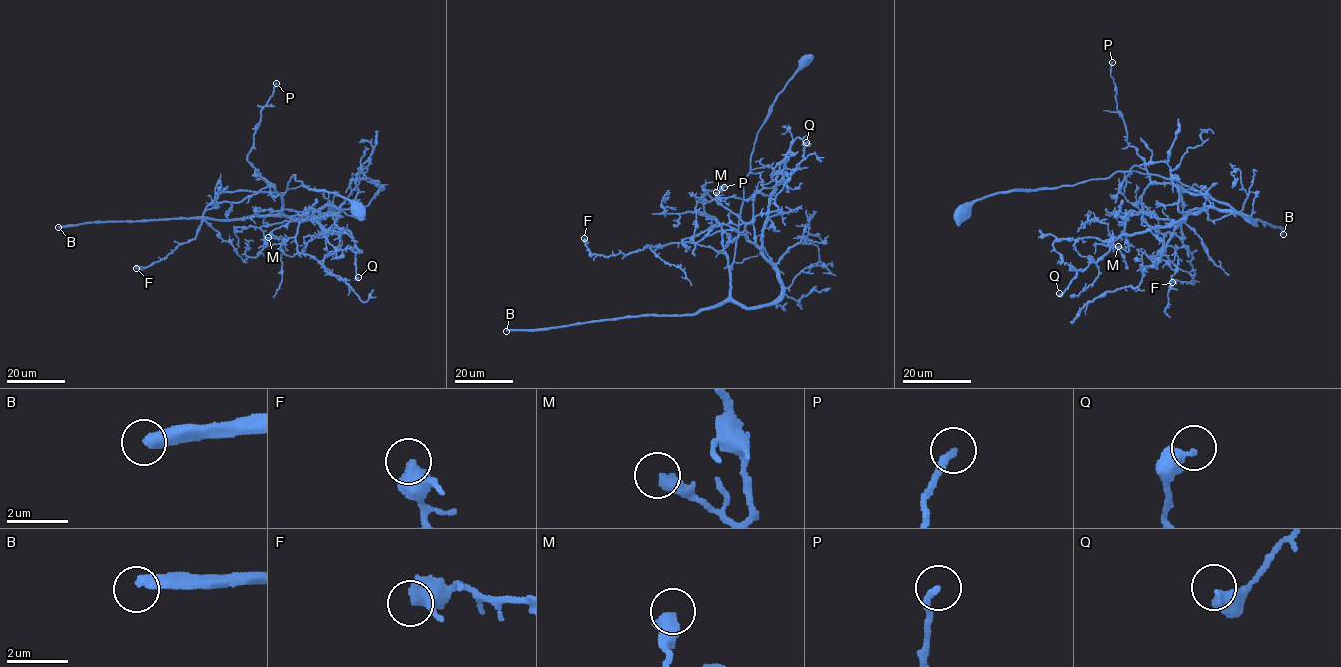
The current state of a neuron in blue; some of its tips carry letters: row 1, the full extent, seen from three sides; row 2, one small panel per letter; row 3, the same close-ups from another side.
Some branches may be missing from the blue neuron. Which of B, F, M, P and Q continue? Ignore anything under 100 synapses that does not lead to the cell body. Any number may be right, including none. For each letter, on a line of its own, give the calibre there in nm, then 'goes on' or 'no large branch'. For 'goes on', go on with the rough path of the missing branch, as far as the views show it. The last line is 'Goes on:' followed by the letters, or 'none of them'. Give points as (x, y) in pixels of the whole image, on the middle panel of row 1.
B: 400 nm thick; goes on
F: 420 nm thick; no large branch
M: 480 nm thick; no large branch
P: 240 nm thick; no large branch
Q: 280 nm thick; no large branch
Goes on: B

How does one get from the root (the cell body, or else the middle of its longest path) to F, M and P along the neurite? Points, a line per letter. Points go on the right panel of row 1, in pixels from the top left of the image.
F: (962, 213), (992, 194), (1116, 172), (1176, 179), (1205, 195), (1178, 190), (1195, 273), (1172, 282)
M: (962, 213), (992, 194), (1136, 171), (1255, 223), (1212, 208), (1179, 222), (1130, 210), (1128, 250), (1118, 246)
P: (962, 213), (992, 194), (1073, 185), (1116, 172), (1160, 175), (1205, 195), (1150, 179), (1127, 140), (1112, 62)

